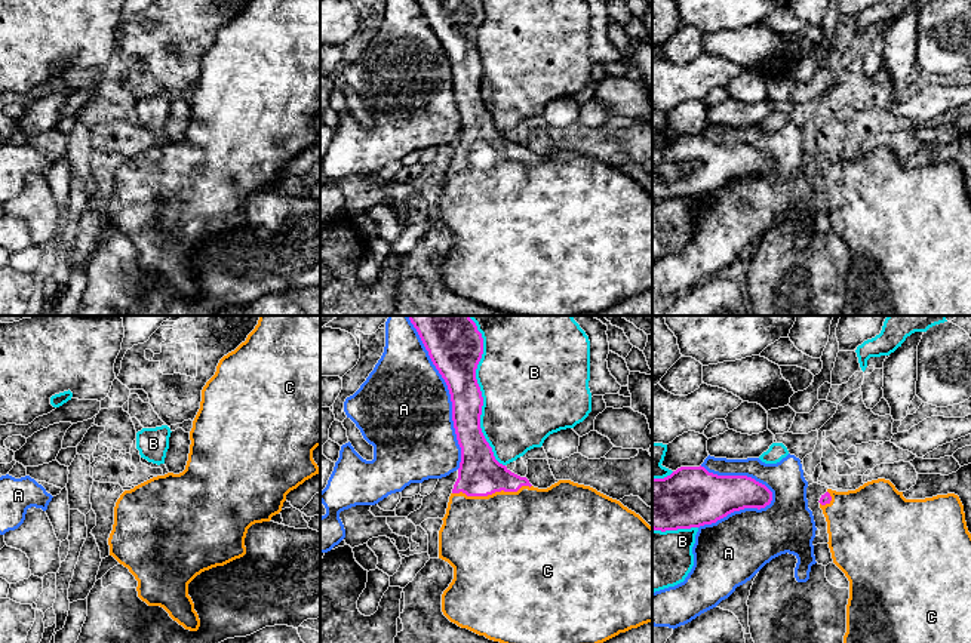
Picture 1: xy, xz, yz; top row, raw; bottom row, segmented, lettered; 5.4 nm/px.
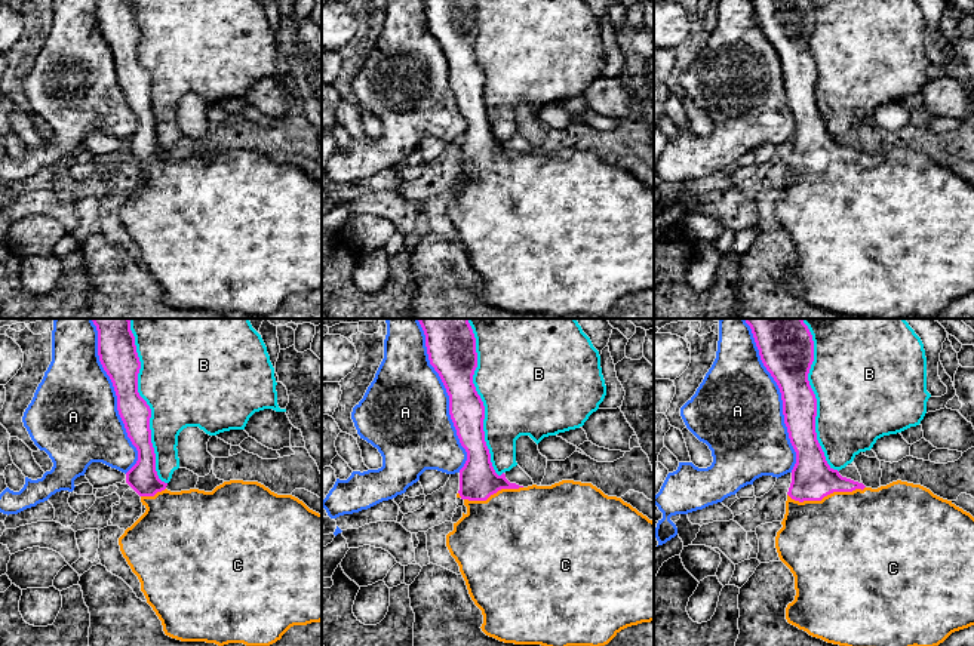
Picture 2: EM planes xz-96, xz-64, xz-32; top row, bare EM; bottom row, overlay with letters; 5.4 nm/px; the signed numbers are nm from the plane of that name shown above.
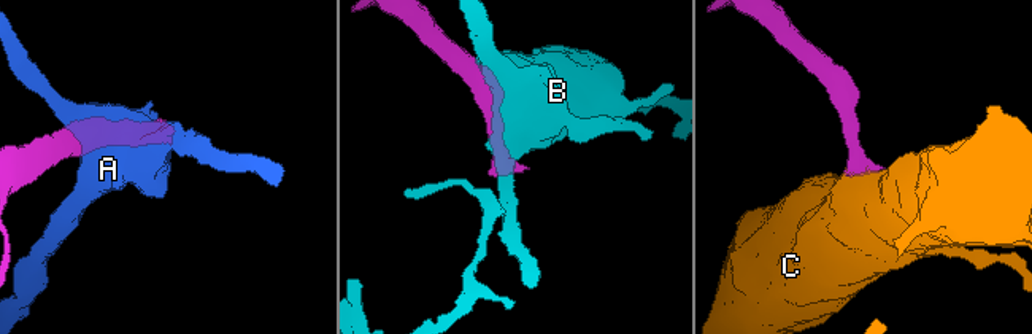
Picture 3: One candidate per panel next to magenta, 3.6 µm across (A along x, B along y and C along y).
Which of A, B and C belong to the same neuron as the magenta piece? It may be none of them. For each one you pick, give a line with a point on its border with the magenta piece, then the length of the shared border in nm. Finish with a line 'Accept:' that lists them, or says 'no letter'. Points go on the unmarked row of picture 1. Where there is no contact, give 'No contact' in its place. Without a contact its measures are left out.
C: Touches magenta at xz (491, 162). Shared border 440 nm
Accept: C

